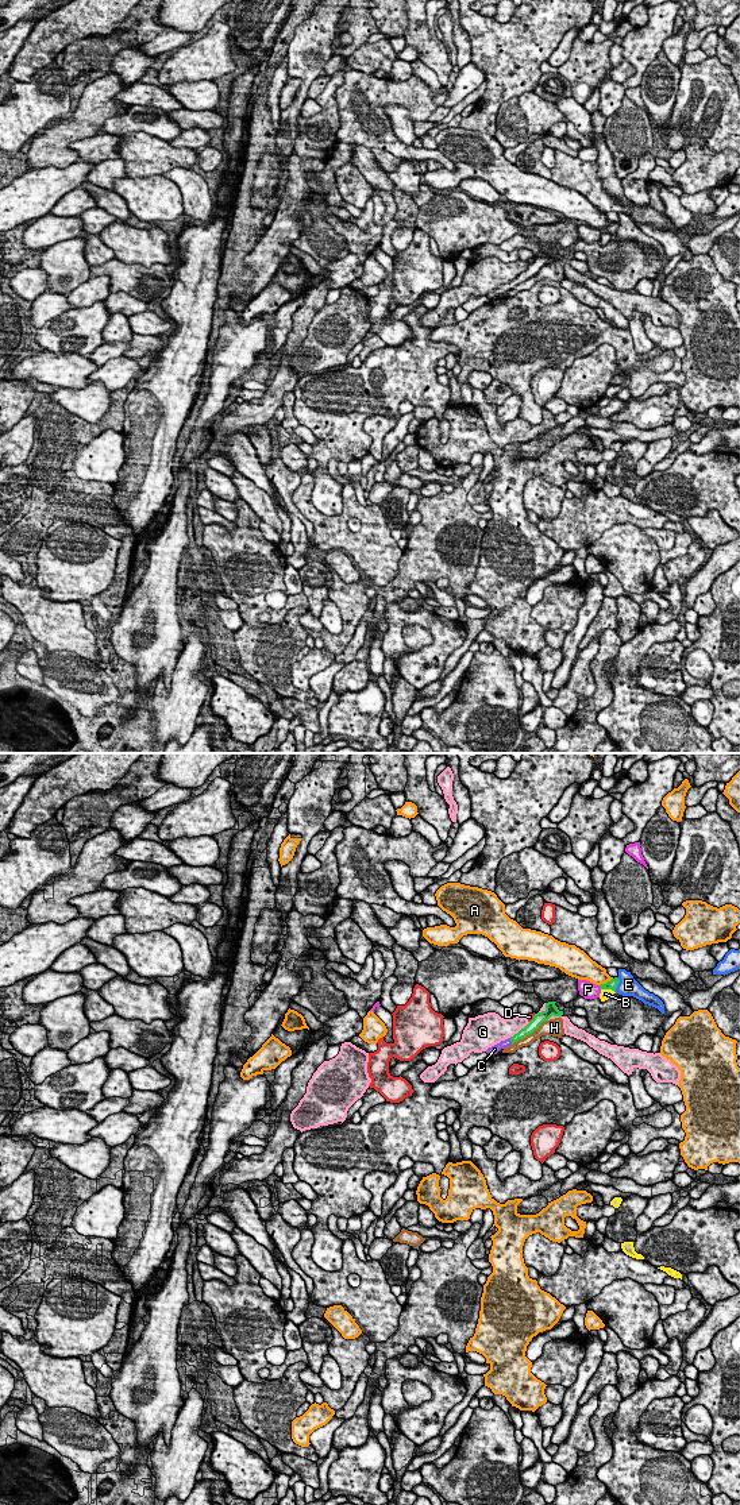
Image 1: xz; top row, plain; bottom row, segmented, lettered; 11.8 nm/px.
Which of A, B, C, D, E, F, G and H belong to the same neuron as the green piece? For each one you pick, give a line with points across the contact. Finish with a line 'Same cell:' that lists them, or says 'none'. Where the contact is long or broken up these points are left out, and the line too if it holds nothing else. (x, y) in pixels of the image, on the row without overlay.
C: way xz (528, 273), (511, 284), (494, 293)
Same cell: C

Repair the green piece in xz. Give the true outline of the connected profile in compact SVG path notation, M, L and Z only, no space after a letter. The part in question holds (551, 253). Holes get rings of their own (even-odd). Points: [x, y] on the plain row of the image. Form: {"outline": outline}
{"outline": "M548 246L548 247L546 247L546 254L541 255L541 256L535 258L533 263L524 273L521 273L513 281L510 281L510 282L508 282L505 285L501 285L500 288L489 292L486 294L486 297L489 300L497 298L501 293L505 293L505 292L513 289L514 286L517 286L519 283L523 283L527 279L532 278L535 274L539 273L539 270L543 266L548 265L552 259L560 262L563 259L563 255L559 255L558 251L555 250L555 247L556 246Z"}

